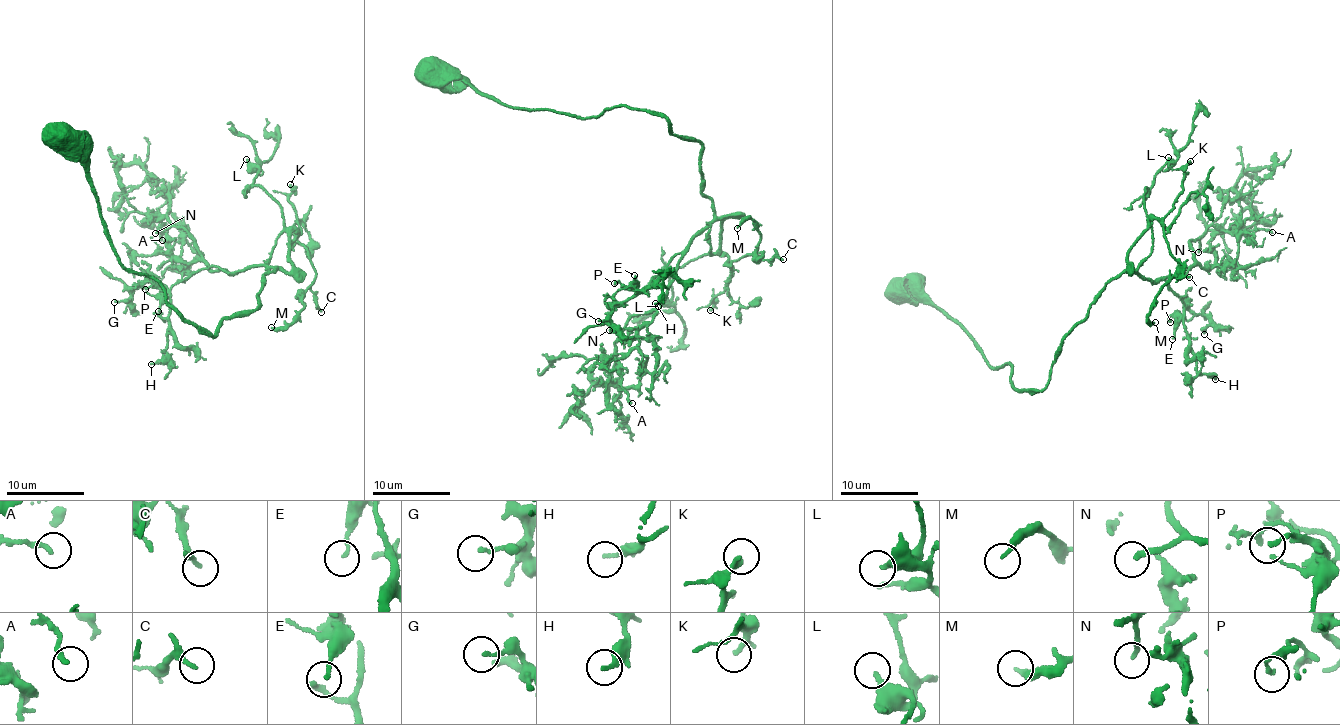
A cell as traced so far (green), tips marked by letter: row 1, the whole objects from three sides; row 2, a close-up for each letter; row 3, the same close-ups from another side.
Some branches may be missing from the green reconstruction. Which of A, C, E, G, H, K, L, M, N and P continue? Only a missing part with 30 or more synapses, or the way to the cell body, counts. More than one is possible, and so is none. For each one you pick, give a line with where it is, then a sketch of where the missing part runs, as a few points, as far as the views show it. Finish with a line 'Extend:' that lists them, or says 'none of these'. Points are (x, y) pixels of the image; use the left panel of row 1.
N: place (155, 233); course (155, 233), (138, 231), (132, 216), (123, 208), (126, 205)
Extend: N

